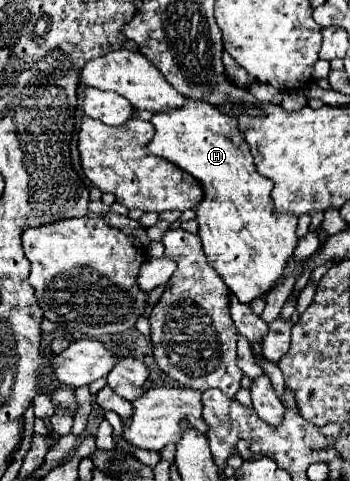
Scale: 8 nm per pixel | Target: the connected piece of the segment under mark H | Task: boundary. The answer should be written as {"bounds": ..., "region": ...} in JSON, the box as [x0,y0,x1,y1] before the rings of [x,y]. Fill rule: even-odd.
{"bounds":[147,100,299,304],"region":[[[187,100],[187,104],[175,112],[153,114],[151,124],[155,126],[155,136],[151,144],[147,144],[147,152],[173,162],[175,166],[197,178],[203,186],[205,198],[197,208],[197,222],[207,262],[211,264],[211,268],[217,270],[217,274],[223,278],[223,282],[241,304],[251,304],[259,296],[265,296],[283,276],[283,270],[293,258],[293,252],[299,244],[299,238],[295,234],[297,216],[281,214],[275,210],[269,196],[273,188],[271,180],[259,176],[249,148],[239,148],[243,144],[243,136],[237,130],[237,120],[233,116],[223,116],[217,108],[209,104]]]}

